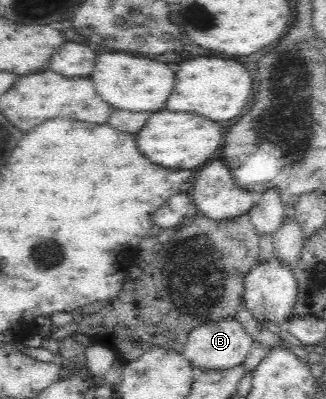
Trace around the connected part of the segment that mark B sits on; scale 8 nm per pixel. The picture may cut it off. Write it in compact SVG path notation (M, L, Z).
M224 317L216 321L199 324L188 333L183 347L183 357L189 361L192 367L202 369L226 369L240 365L249 354L253 339L248 335L244 326L234 317Z

